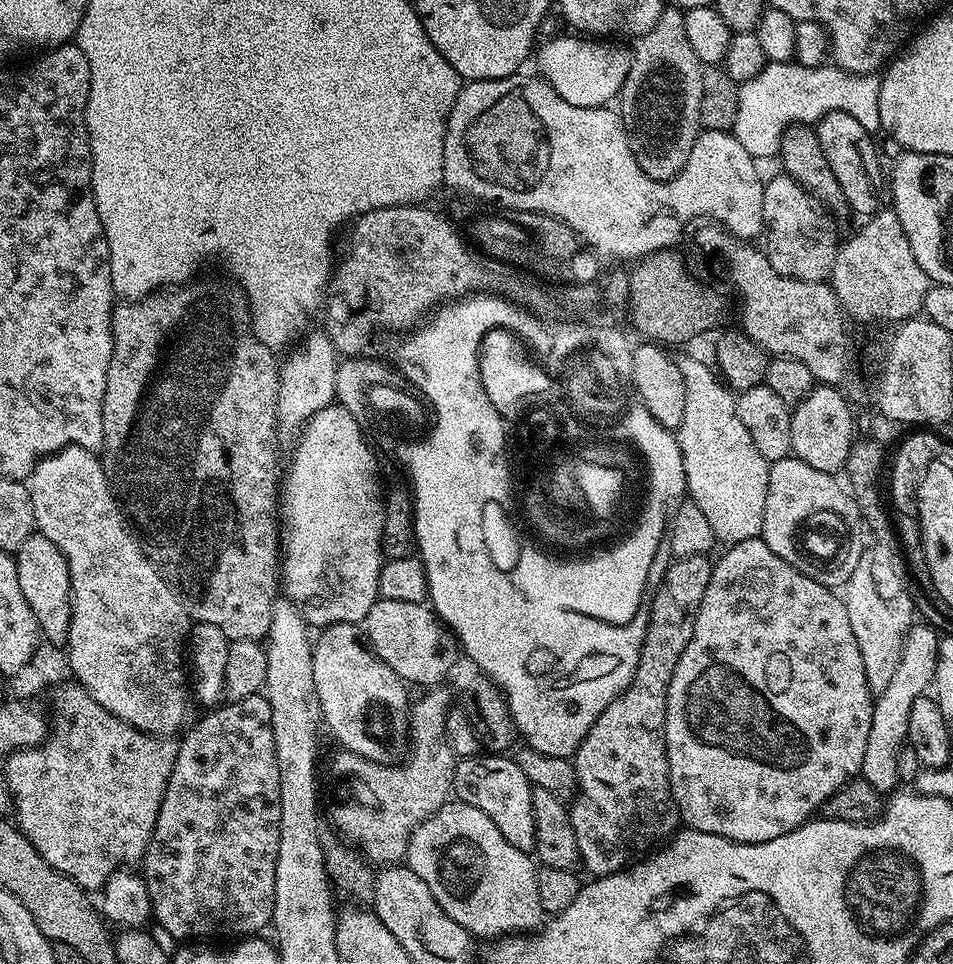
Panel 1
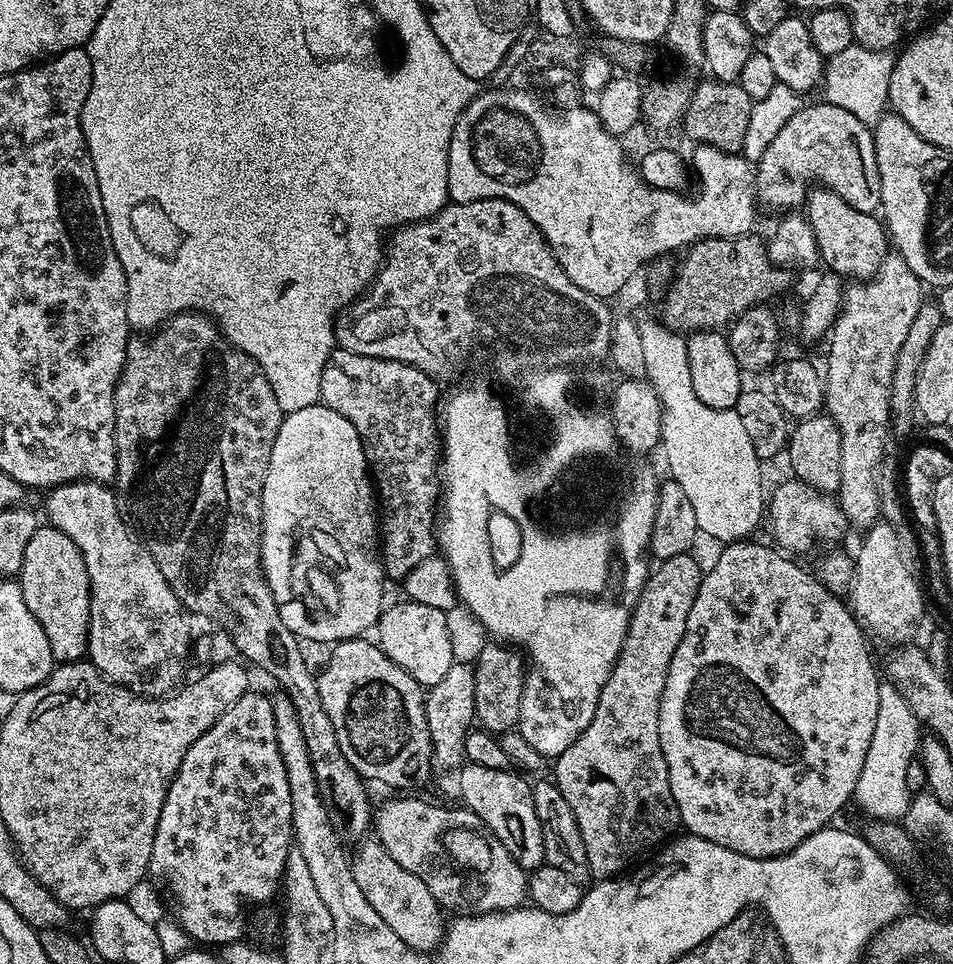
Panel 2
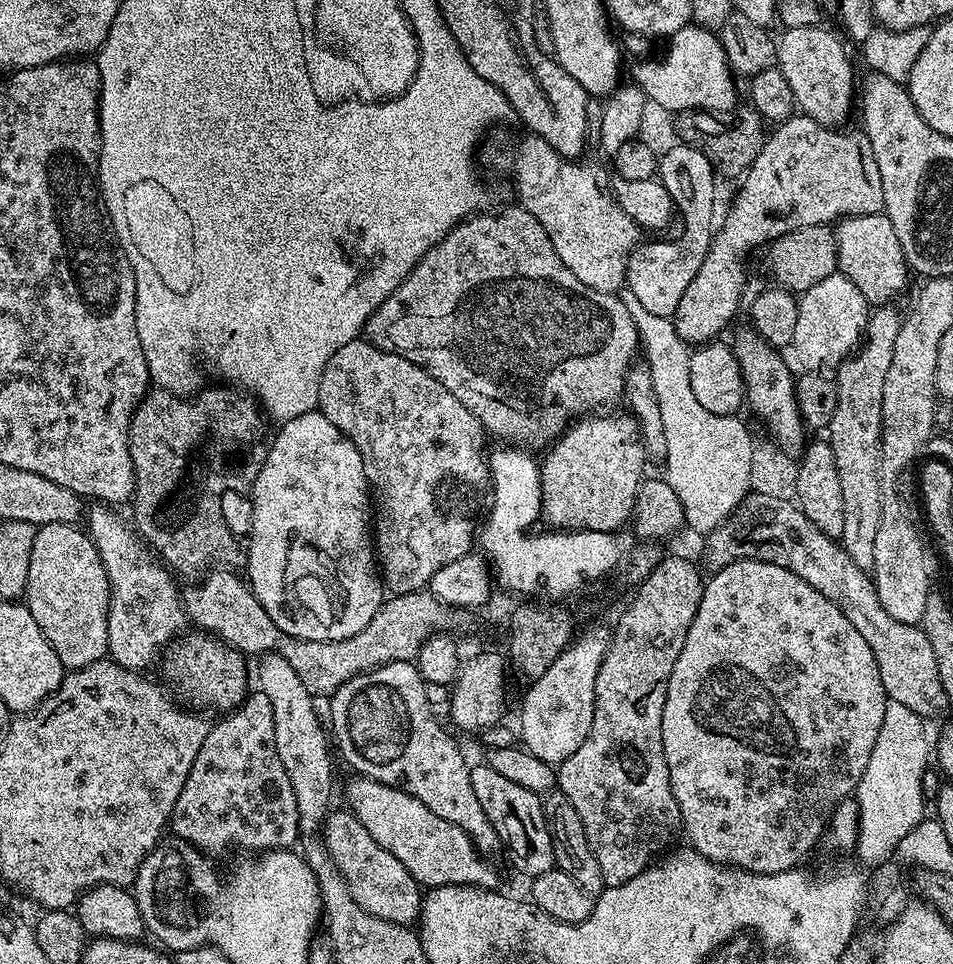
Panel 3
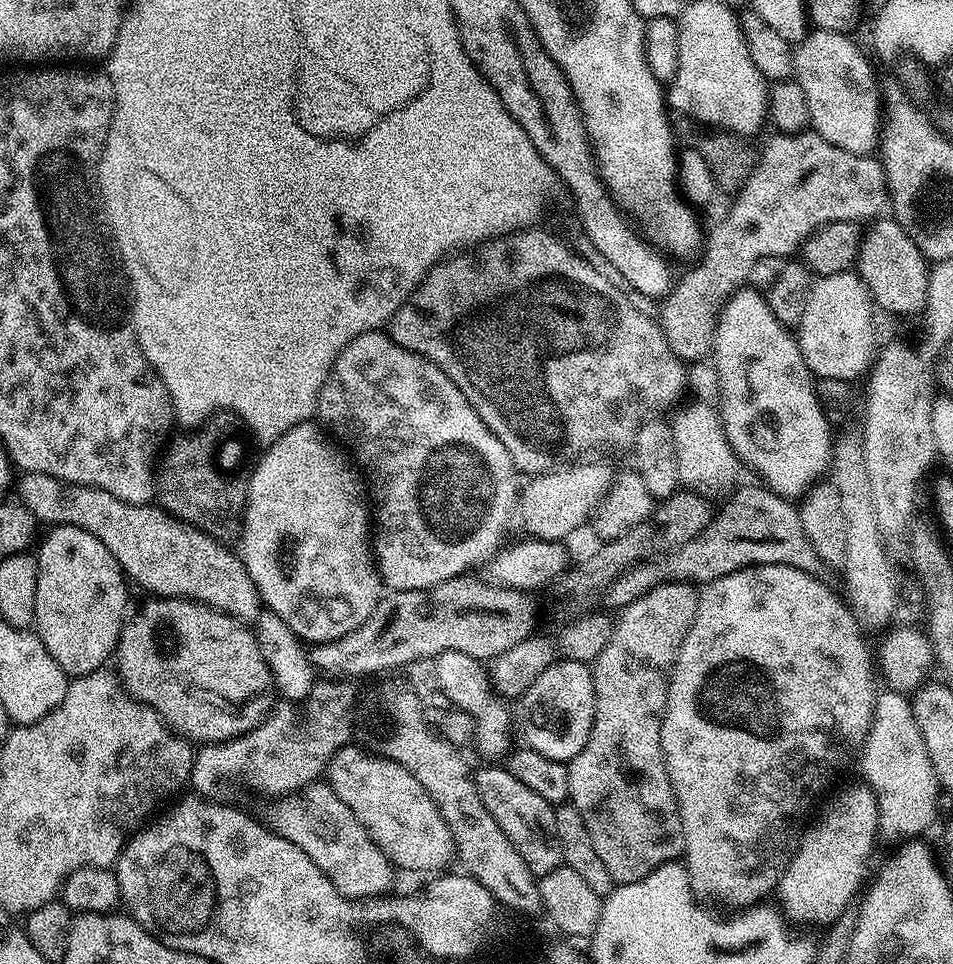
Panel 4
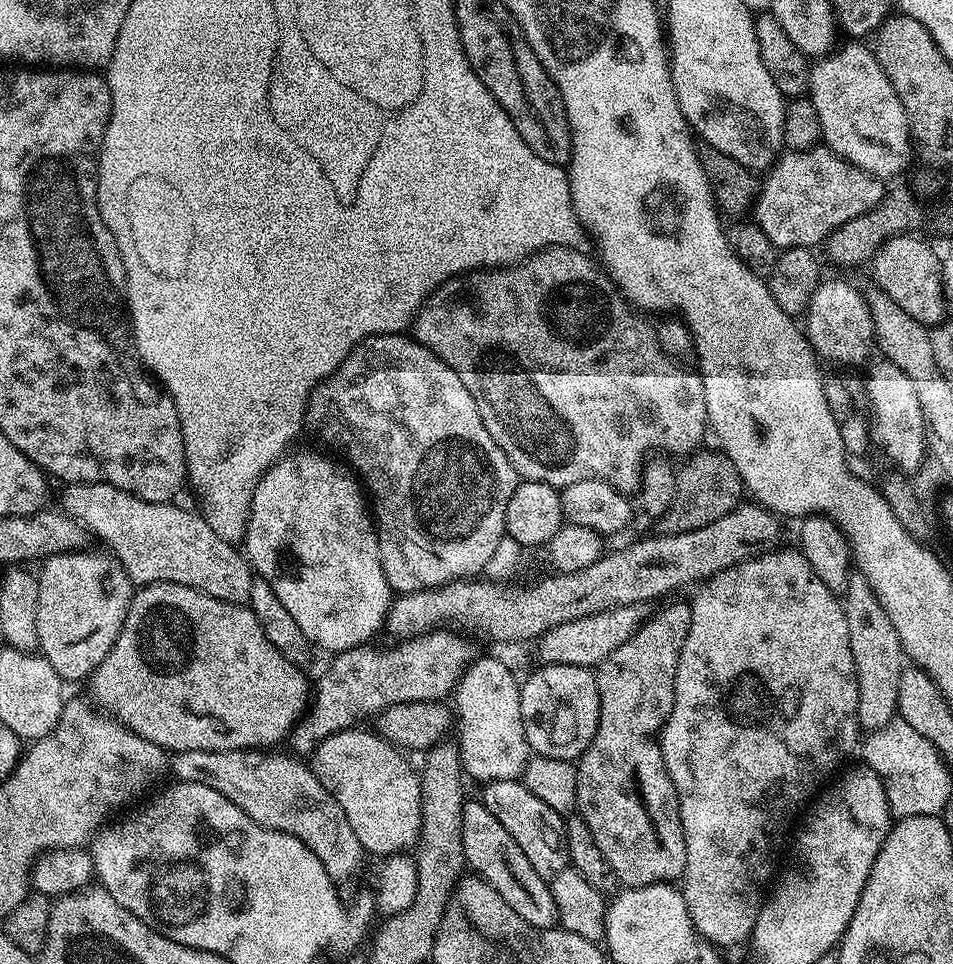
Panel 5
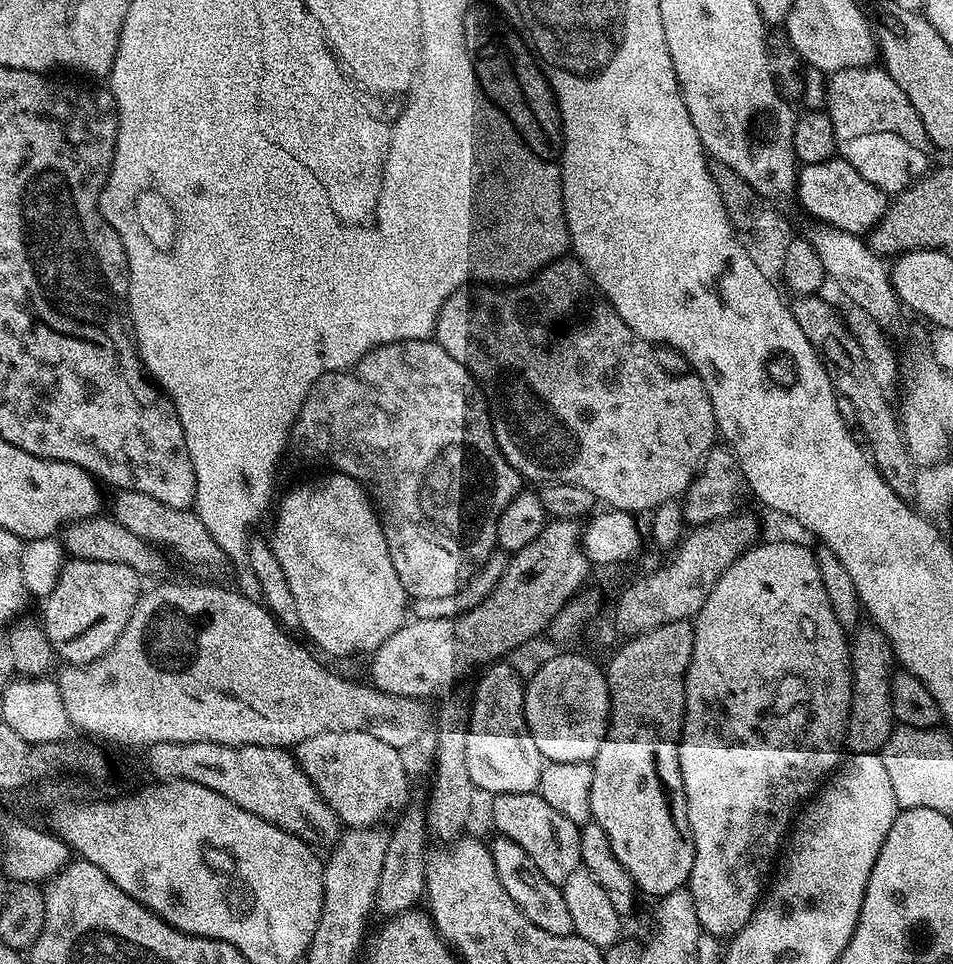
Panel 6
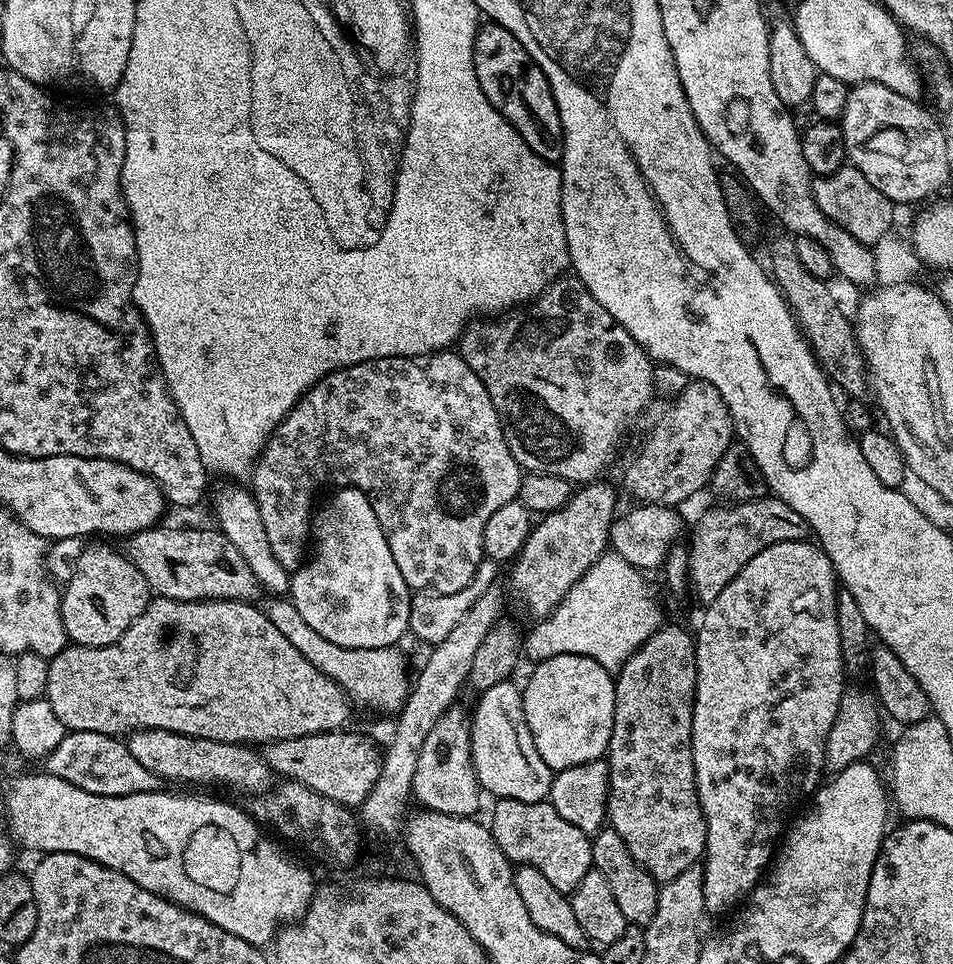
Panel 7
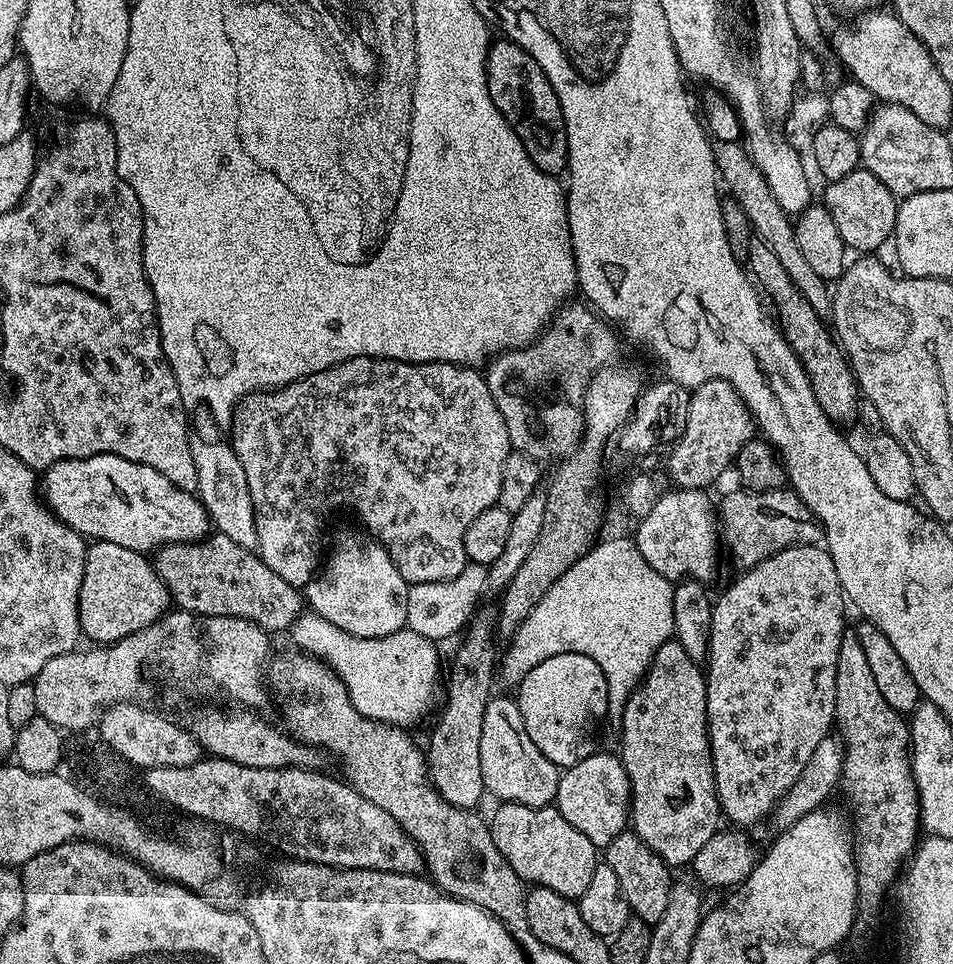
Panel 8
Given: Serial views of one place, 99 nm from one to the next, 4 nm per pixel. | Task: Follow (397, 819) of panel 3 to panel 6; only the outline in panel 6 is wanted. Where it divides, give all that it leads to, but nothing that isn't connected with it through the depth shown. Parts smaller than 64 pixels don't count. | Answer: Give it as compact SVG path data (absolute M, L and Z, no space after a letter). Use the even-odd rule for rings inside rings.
M342 730L330 734L314 734L314 738L306 738L306 742L295 745L294 755L298 766L310 778L310 782L318 790L318 794L334 810L341 825L348 828L375 828L388 816L388 811L399 813L409 803L408 768L404 765L401 749L386 746L379 738L371 734L362 734L358 730Z

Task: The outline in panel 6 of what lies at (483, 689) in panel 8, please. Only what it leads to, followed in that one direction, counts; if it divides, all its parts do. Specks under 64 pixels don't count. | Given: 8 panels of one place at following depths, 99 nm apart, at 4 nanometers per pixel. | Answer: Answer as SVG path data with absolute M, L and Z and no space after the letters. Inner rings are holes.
M409 803L403 809L400 821L388 832L388 845L386 855L382 862L382 874L378 877L378 890L374 905L381 917L391 918L403 912L413 911L416 904L425 899L424 887L426 886L426 825L424 814L426 808L423 803Z

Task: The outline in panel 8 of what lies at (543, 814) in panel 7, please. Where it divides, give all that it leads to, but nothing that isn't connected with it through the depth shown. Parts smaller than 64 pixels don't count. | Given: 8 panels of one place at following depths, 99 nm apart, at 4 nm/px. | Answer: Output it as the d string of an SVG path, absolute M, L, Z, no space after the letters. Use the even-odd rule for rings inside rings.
M507 802L499 805L493 816L490 816L490 827L494 846L510 862L514 874L518 874L525 885L538 888L549 888L554 894L562 894L567 900L579 901L582 894L586 894L586 886L590 886L590 878L594 878L594 870L598 863L598 849L595 844L582 834L582 830L574 830L566 818L554 806L547 808L535 808L534 806L522 806L521 804L509 804Z

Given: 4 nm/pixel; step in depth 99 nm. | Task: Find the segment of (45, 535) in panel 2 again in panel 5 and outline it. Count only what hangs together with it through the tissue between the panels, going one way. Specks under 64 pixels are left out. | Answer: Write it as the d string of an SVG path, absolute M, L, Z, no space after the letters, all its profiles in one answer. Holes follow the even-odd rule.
M92 551L60 552L38 569L39 651L65 682L91 677L110 654L132 601L134 585L124 567L107 551Z

